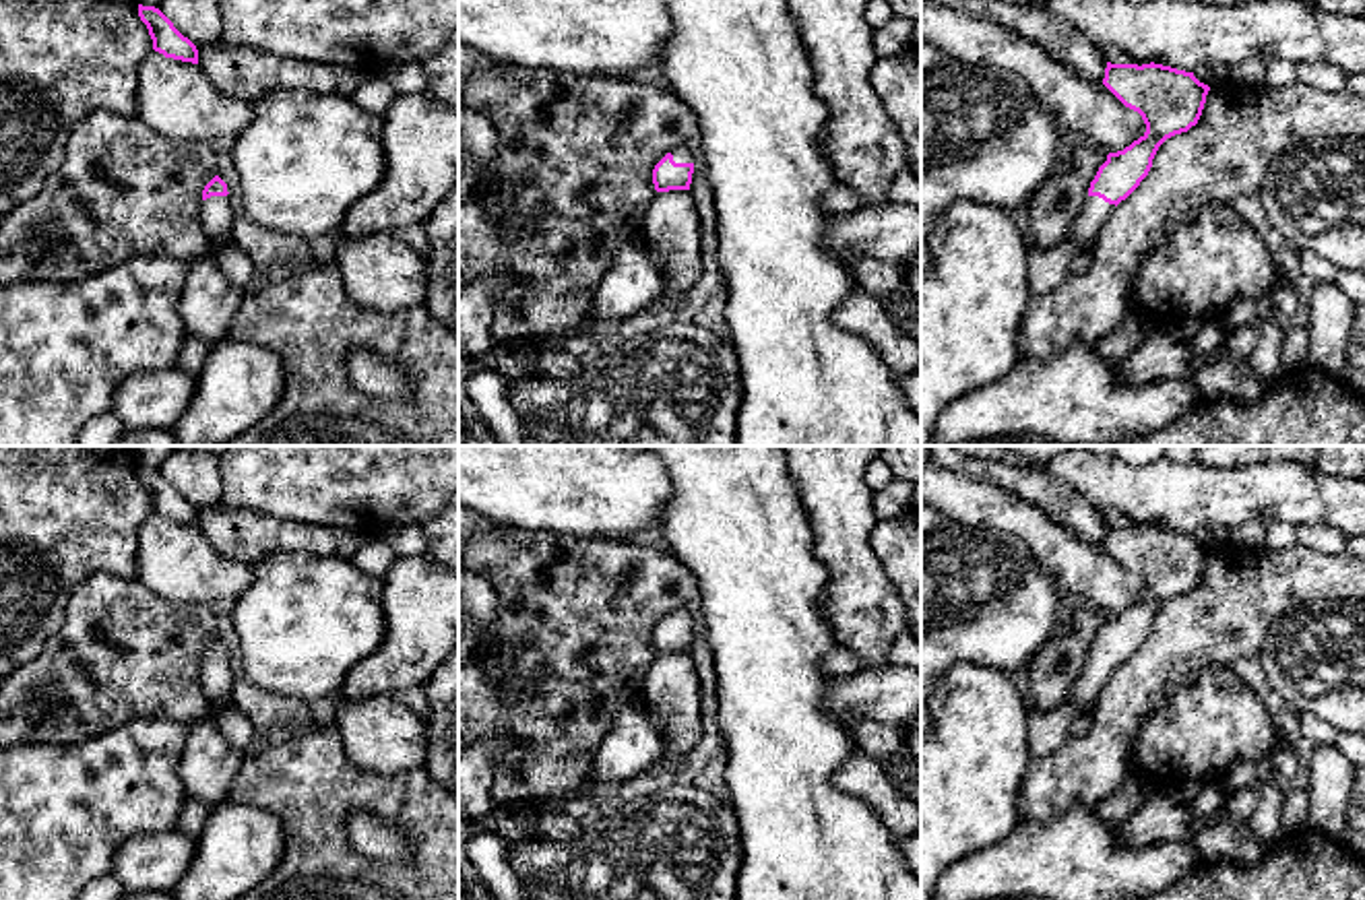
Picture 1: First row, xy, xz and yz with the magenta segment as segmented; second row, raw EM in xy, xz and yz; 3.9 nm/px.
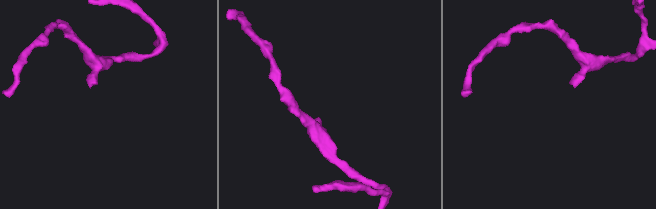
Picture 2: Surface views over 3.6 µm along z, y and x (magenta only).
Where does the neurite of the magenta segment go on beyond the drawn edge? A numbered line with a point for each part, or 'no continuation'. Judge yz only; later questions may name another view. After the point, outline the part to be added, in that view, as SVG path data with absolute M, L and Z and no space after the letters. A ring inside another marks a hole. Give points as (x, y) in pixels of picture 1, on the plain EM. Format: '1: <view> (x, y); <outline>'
1: yz (1048, 731); M1086 658L1072 694L1061 706L1049 712L1030 712L1028 751L1033 760L1055 753L1070 739L1072 720L1097 704L1099 694L1113 671L1115 667L1109 667L1099 658Z

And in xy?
1: xy (215, 676); M211 658L200 665L202 692L213 708L223 708L231 700L233 677L229 658Z

